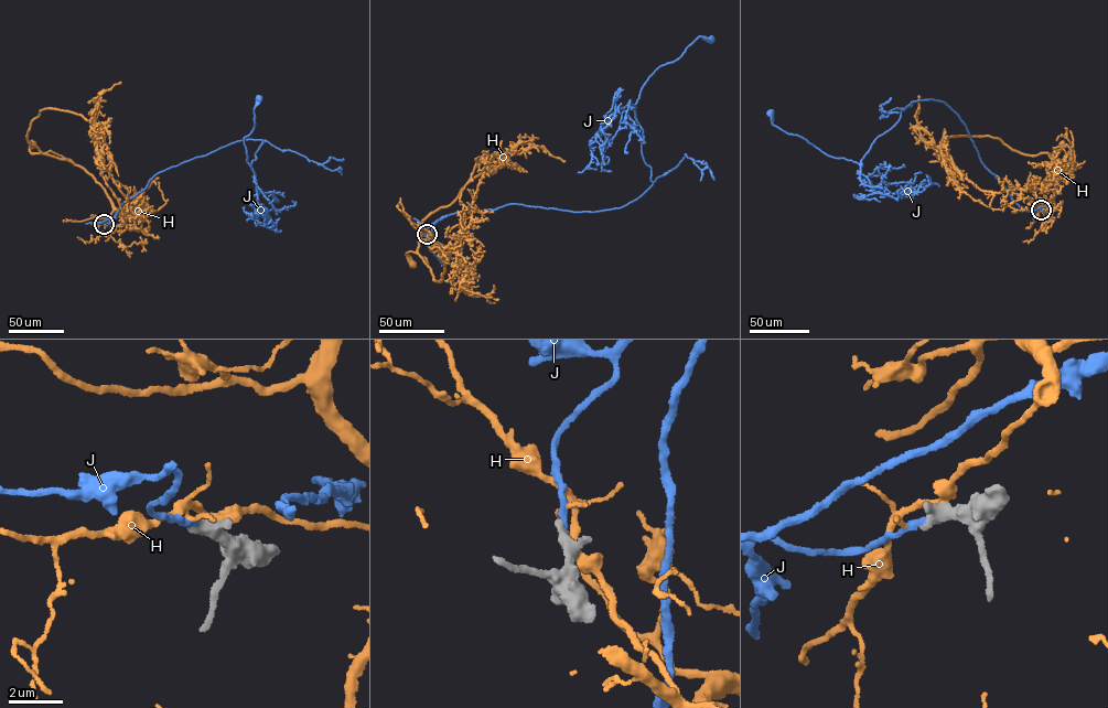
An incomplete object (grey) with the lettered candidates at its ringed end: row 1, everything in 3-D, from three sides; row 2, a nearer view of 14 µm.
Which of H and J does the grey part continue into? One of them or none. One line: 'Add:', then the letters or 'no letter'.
Add: J

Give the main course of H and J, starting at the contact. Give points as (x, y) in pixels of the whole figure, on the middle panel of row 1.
H: (428, 235), (433, 243), (447, 249), (442, 279), (434, 280), (423, 259), (408, 251), (412, 265)
J: (427, 234), (451, 214), (509, 204), (591, 212), (637, 199), (653, 182), (632, 105), (658, 67), (710, 40)

